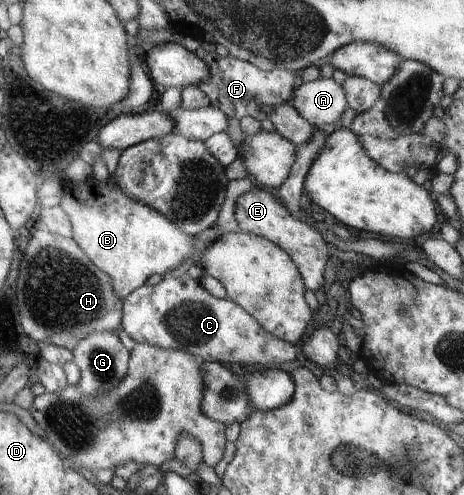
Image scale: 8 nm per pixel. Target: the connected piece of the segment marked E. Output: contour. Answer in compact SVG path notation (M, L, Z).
M252 187L246 193L240 194L234 208L234 218L238 222L240 232L250 232L277 244L288 253L298 267L306 288L314 292L320 288L324 282L324 269L330 256L327 240L324 240L318 229L293 215L280 199L270 193L270 190L262 190L260 187Z

